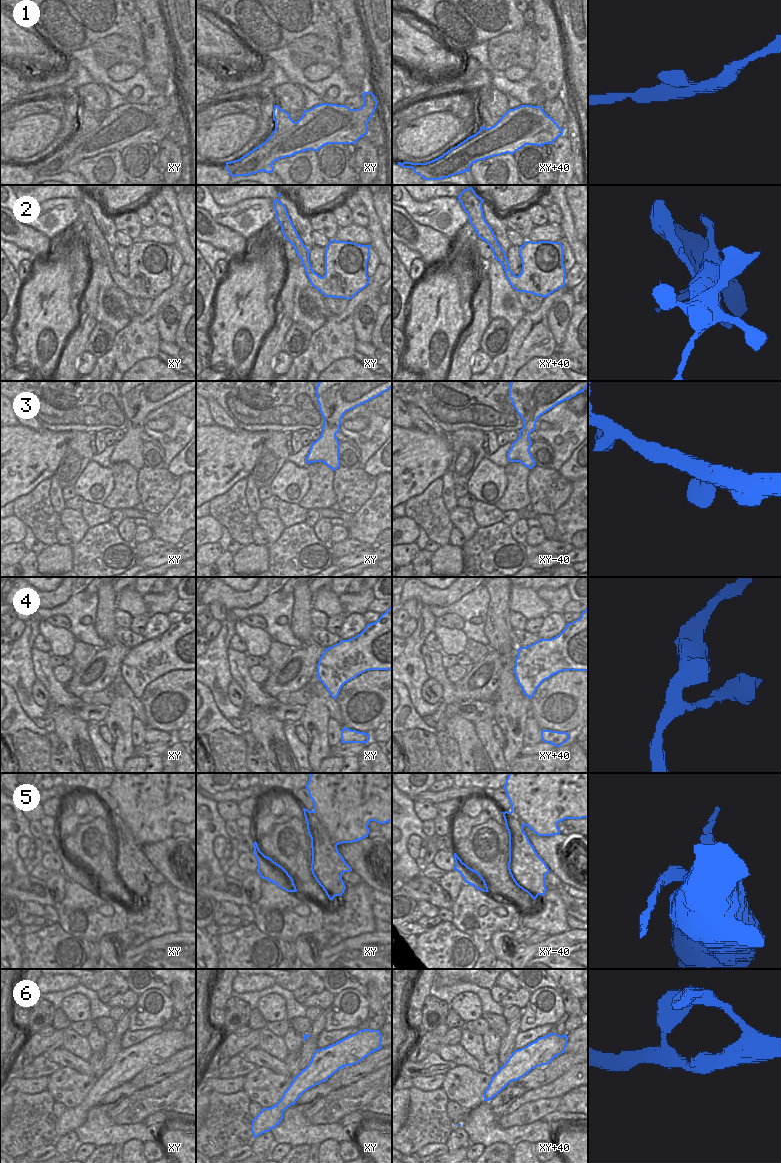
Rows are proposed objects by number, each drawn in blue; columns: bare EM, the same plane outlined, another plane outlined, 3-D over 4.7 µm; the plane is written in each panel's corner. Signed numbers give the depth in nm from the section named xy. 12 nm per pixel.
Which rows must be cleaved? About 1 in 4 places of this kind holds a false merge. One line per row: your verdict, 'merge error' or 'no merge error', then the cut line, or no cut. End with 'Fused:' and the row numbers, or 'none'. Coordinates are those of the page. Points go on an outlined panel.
1: merge error | xy (296, 122), (279, 139), (271, 141), (261, 148), (257, 147)
2: no merge error | no cut
3: no merge error | no cut
4: no merge error | no cut
5: merge error | xy (315, 830), (320, 828), (326, 831), (336, 846)
6: no merge error | no cut
Fused: 1, 5

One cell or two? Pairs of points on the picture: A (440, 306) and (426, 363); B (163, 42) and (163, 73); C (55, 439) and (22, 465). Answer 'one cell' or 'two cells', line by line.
A: one cell
B: one cell
C: one cell

